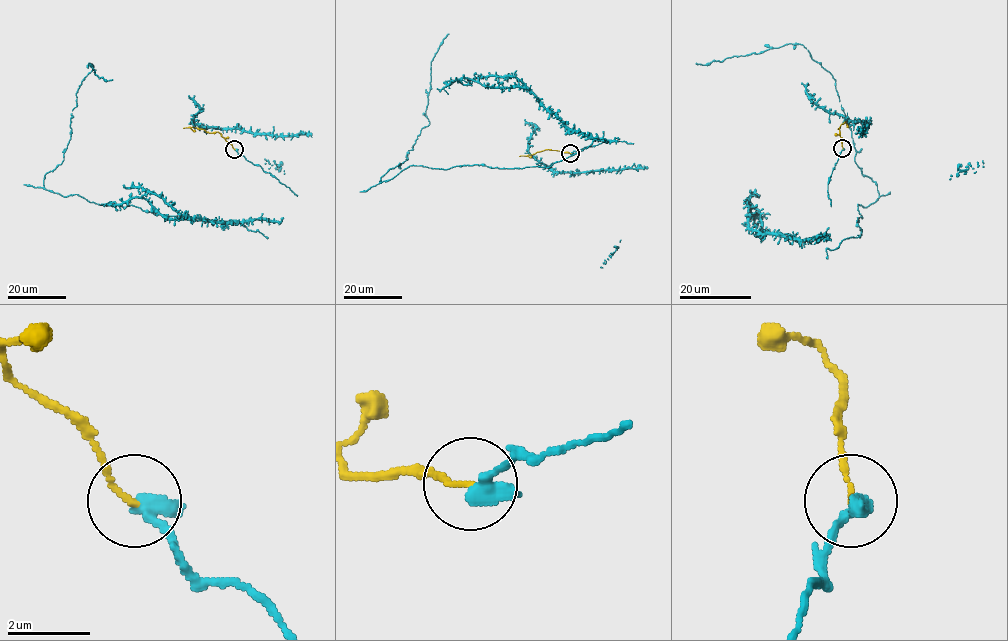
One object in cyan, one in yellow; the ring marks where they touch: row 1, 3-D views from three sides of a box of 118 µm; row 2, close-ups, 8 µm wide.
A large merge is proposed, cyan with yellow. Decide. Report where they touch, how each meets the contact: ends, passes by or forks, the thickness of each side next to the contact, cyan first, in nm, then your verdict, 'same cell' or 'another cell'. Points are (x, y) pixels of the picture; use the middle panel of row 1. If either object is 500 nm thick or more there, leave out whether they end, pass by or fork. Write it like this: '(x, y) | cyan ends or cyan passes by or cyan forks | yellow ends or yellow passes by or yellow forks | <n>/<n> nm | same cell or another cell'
(570, 153) | cyan ends | yellow ends | 480/120 nm | same cell

